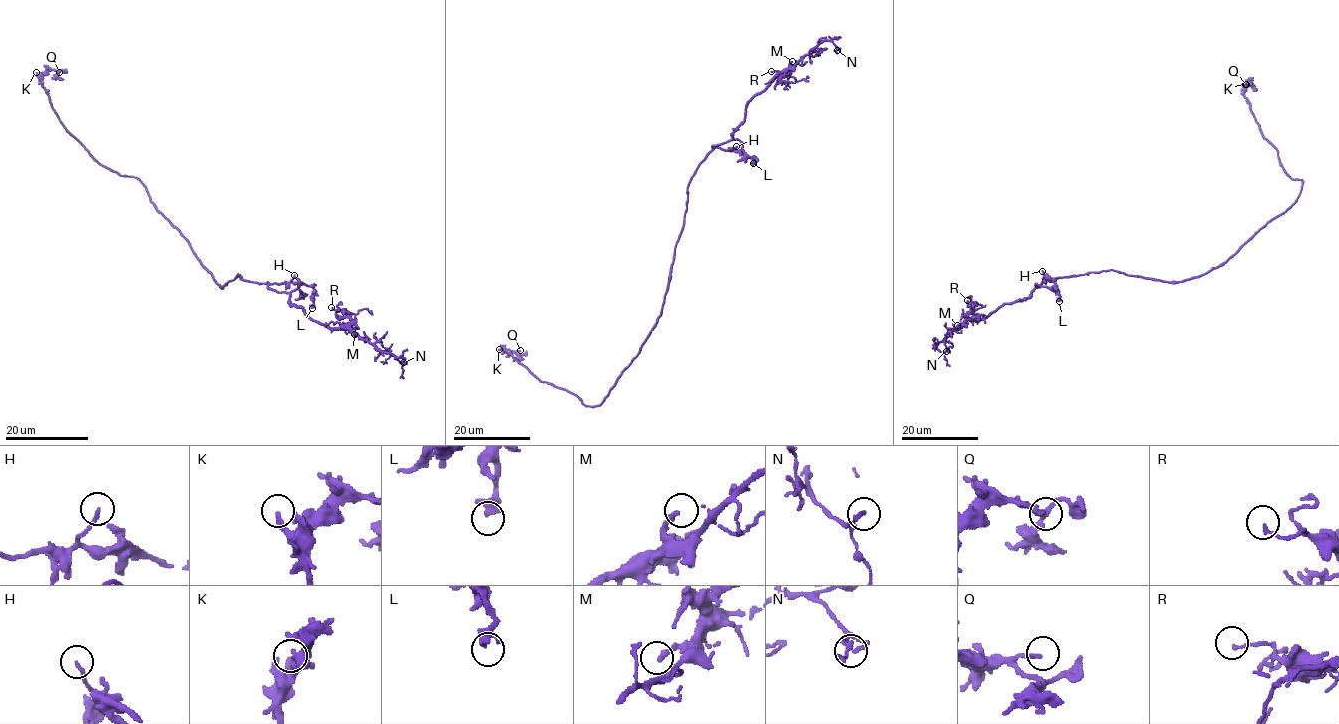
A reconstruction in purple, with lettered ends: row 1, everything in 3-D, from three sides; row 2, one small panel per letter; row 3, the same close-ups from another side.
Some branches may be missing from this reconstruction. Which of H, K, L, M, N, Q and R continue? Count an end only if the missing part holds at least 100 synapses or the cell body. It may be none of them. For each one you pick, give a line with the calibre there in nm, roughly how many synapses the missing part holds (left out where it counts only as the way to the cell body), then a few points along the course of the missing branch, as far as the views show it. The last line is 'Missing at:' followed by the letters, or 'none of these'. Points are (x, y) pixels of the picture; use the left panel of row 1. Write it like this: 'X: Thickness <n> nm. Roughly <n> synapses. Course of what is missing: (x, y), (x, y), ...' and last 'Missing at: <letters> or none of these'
M: Thickness 240 nm. Course of what is missing: (354, 334), (372, 360), (401, 374), (386, 369), (392, 356), (386, 348), (373, 345), (368, 349)
Missing at: M

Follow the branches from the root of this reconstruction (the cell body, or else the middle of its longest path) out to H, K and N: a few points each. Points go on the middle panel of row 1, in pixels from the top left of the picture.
H: (668, 283), (674, 248), (684, 223), (690, 178), (698, 165), (715, 147), (732, 150), (736, 146)
K: (668, 283), (655, 326), (599, 405), (586, 406), (574, 394), (541, 382), (503, 347), (499, 349)
N: (668, 283), (687, 185), (698, 165), (713, 145), (732, 139), (747, 103), (778, 74), (825, 40), (837, 50)

